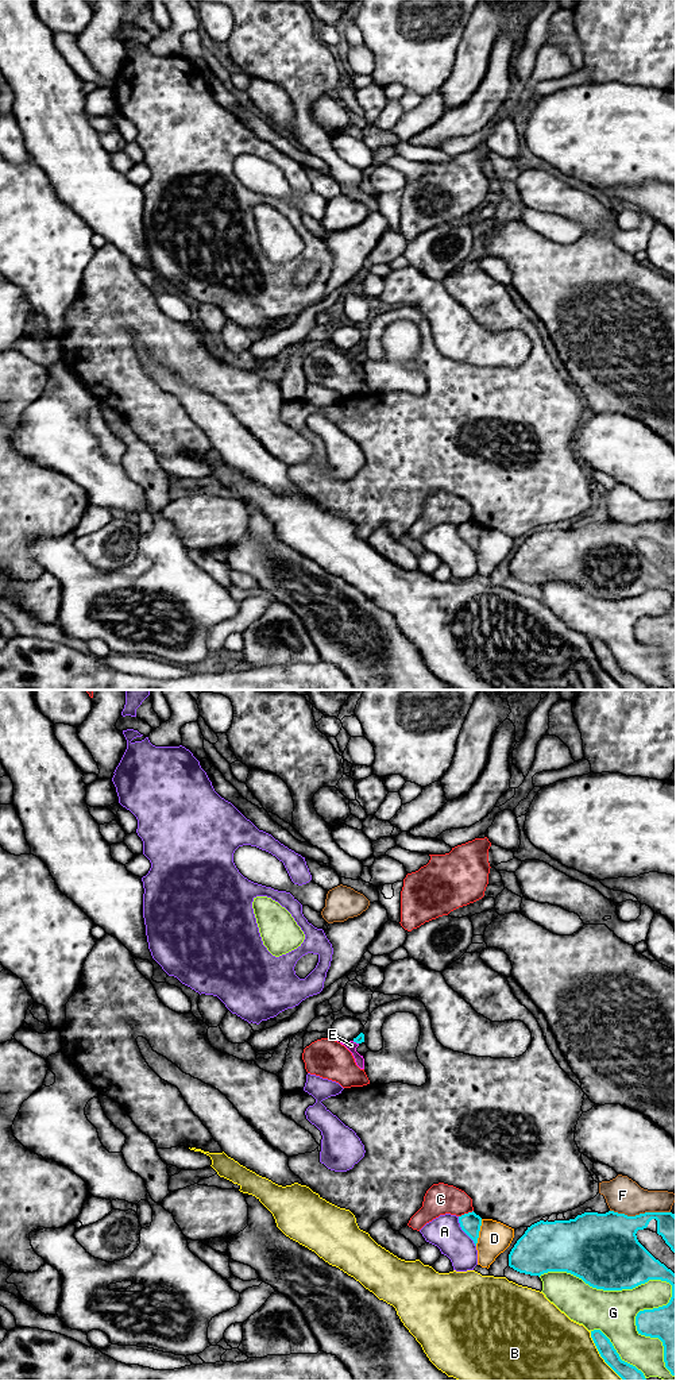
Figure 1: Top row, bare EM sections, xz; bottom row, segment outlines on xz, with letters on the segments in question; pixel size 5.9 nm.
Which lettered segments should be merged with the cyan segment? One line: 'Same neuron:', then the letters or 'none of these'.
Same neuron: E

